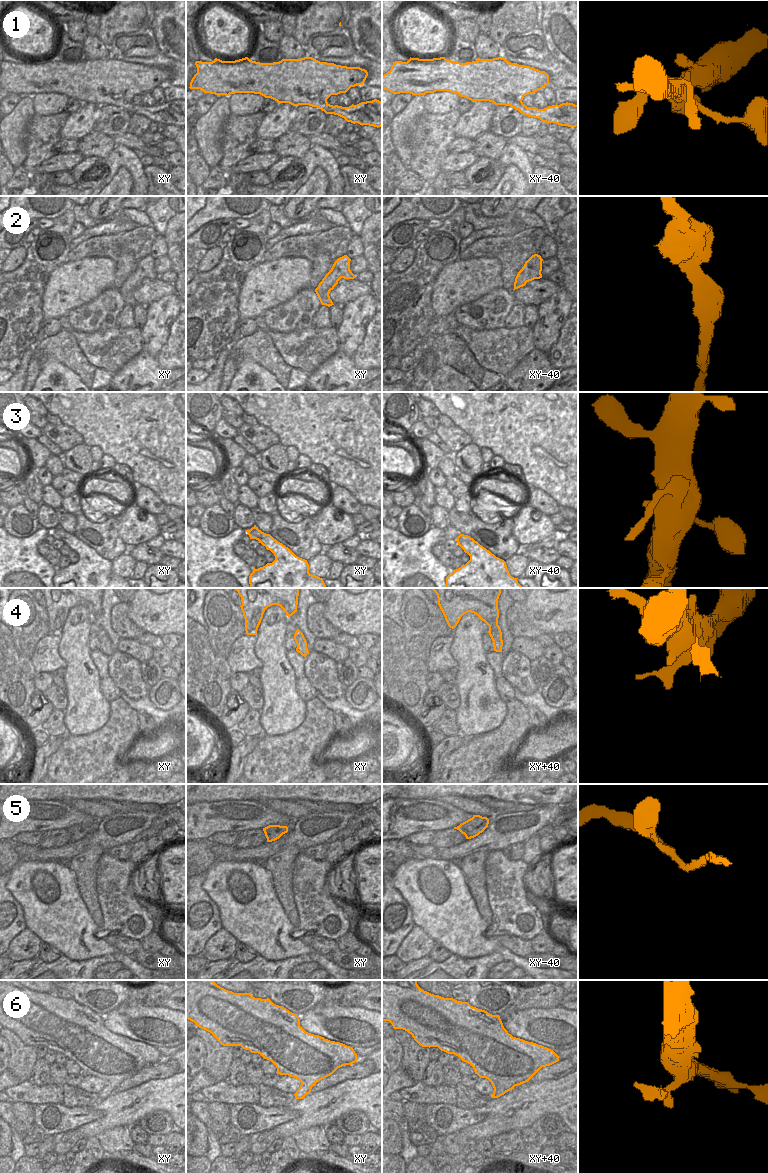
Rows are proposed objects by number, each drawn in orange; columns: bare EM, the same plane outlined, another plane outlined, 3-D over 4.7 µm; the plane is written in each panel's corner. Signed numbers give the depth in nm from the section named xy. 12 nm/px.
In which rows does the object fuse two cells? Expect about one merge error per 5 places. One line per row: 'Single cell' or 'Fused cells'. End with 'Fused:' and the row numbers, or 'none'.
1: Single cell
2: Single cell
3: Single cell
4: Single cell
5: Single cell
6: Single cell
Fused: none

